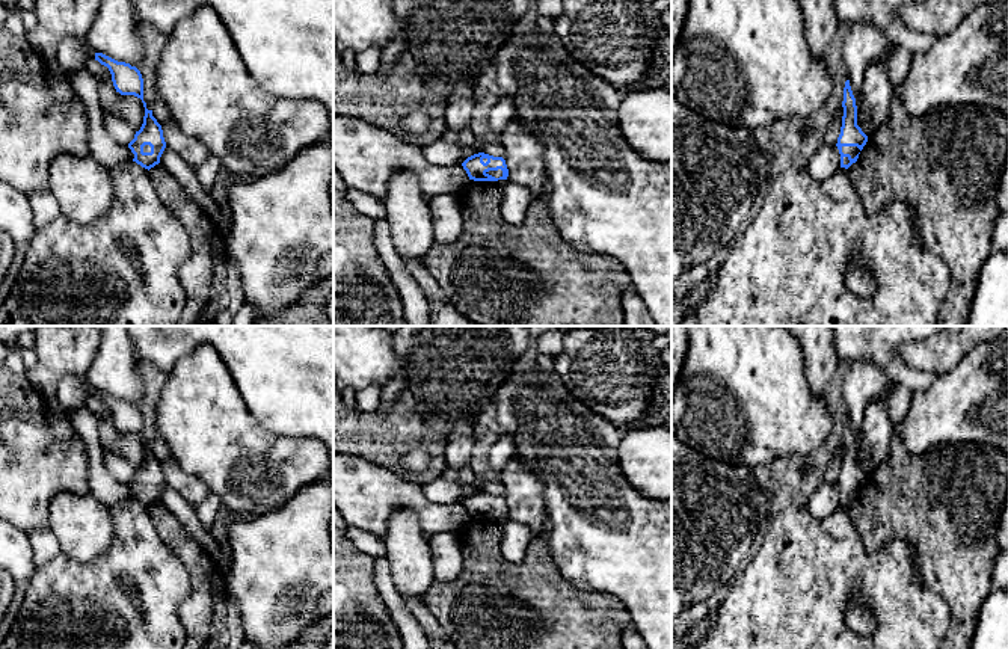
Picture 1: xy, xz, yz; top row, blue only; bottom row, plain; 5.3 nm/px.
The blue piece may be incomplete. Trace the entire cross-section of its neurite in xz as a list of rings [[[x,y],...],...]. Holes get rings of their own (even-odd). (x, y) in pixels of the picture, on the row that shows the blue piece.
[[[484,152],[474,154],[462,163],[469,180],[498,181],[507,180],[509,169],[502,157],[493,157]]]

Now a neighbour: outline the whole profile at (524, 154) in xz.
[[[515,116],[496,139],[506,151],[507,181],[528,187],[534,196],[543,196],[546,172],[540,142]]]

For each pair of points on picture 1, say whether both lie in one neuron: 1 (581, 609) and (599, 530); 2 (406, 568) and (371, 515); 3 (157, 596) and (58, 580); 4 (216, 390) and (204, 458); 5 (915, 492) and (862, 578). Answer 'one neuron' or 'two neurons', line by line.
1: two neurons
2: two neurons
3: one neuron
4: one neuron
5: two neurons

